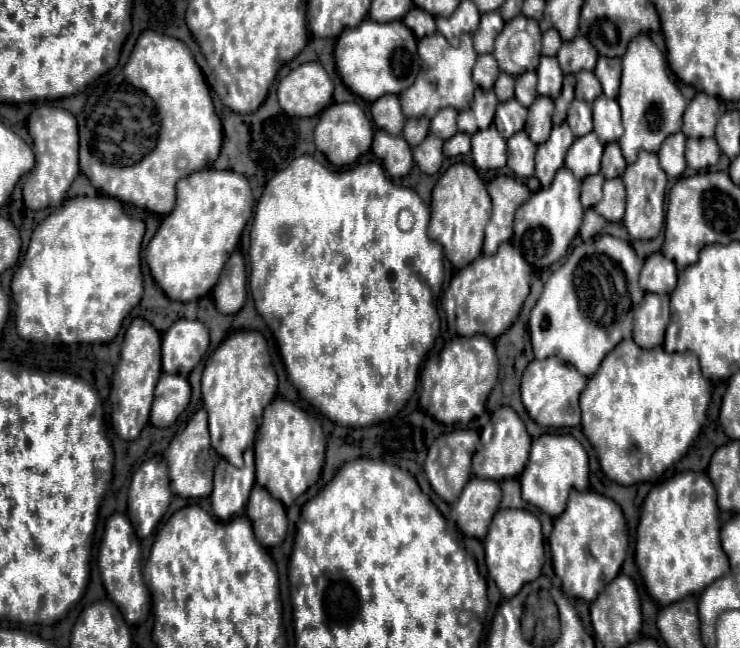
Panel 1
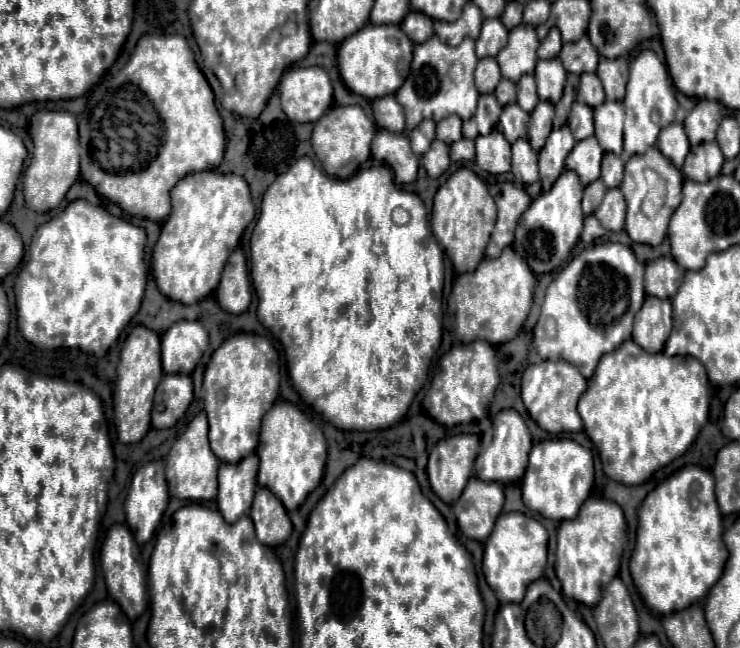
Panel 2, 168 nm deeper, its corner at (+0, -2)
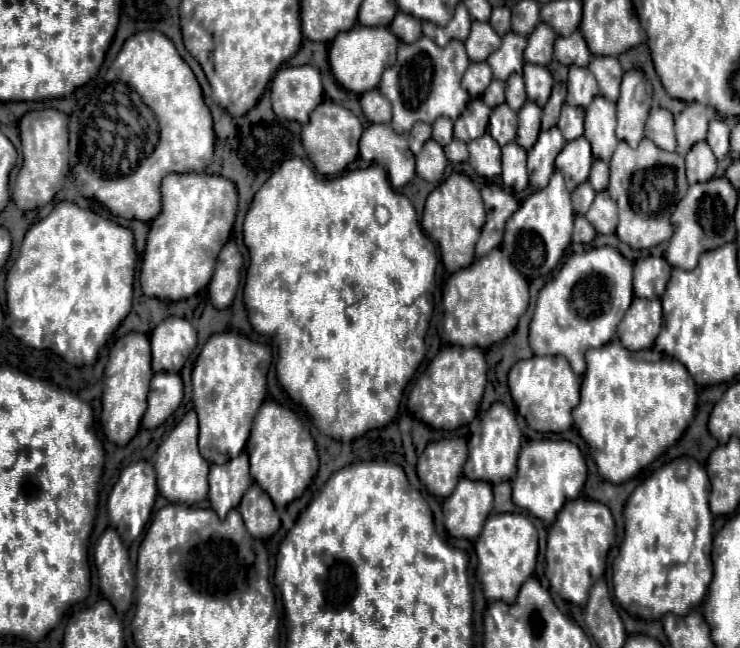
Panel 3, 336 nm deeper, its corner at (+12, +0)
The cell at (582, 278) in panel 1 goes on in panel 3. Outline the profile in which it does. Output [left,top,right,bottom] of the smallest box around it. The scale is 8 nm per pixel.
[530,246,632,376]

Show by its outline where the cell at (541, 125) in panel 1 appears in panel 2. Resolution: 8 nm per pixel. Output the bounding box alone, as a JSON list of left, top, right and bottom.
[528,102,554,150]

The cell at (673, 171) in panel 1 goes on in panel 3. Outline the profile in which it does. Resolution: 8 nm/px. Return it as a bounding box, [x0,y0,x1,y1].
[646,108,676,152]

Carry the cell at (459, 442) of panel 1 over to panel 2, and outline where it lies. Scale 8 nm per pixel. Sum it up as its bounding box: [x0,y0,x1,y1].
[428,434,480,504]

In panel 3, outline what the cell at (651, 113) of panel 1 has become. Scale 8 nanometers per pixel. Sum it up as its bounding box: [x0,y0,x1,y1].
[618,70,652,148]

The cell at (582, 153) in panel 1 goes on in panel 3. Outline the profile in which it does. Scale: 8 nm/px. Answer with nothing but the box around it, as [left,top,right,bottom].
[556,136,594,190]

